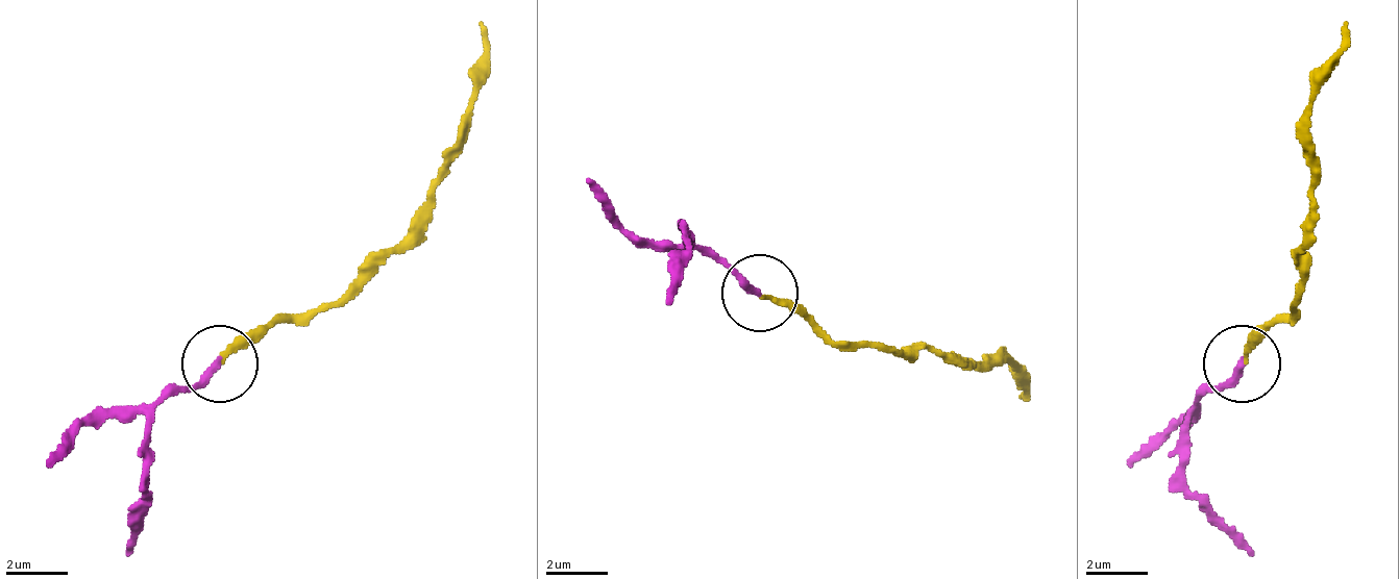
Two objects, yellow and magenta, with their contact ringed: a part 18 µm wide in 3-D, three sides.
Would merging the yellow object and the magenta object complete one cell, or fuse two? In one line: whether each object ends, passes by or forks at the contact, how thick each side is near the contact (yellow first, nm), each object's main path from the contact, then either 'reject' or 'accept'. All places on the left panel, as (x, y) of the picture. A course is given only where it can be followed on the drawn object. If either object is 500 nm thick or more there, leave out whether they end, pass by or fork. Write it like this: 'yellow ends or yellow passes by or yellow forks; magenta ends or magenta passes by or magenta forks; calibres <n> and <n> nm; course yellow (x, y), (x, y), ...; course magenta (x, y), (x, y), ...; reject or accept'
yellow ends; magenta ends; calibres 170 and 260 nm; course yellow (218, 361), (271, 324), (317, 316), (410, 231), (463, 131), (479, 24); course magenta (218, 361), (148, 416), (148, 484), (125, 554); accept

